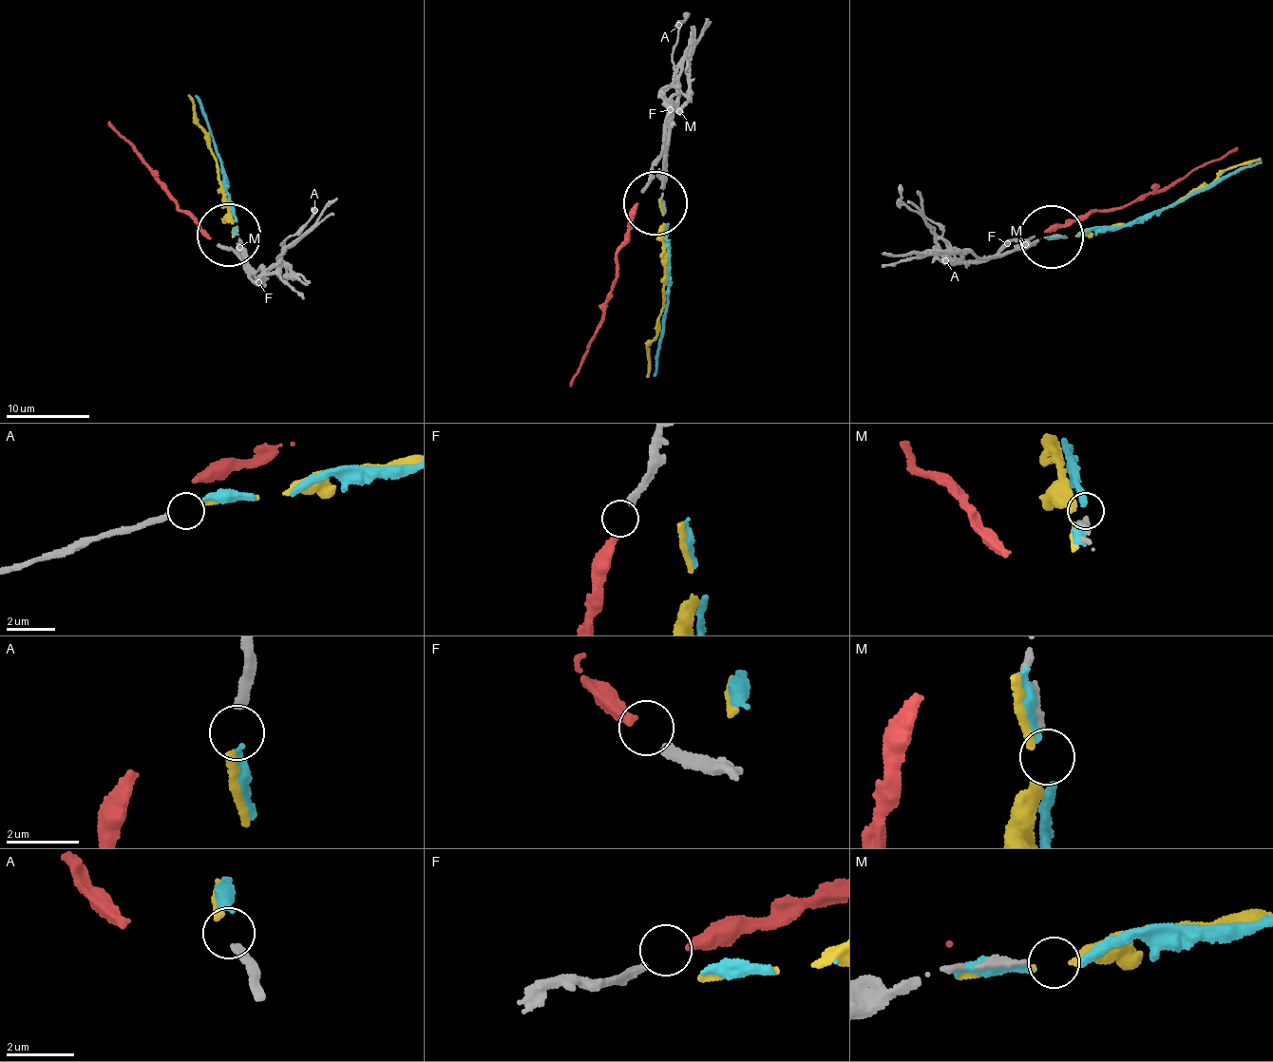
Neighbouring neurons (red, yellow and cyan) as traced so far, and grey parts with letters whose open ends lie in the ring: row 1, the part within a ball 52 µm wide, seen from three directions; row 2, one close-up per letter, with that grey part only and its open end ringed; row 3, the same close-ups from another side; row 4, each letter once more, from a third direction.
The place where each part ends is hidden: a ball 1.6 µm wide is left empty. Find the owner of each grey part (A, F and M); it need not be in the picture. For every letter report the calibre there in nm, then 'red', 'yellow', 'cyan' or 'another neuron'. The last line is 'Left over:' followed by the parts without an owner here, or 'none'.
A: calibre 240 nm; yellow
F: calibre 280 nm; red
M: calibre 200 nm; another neuron
Left over: M

